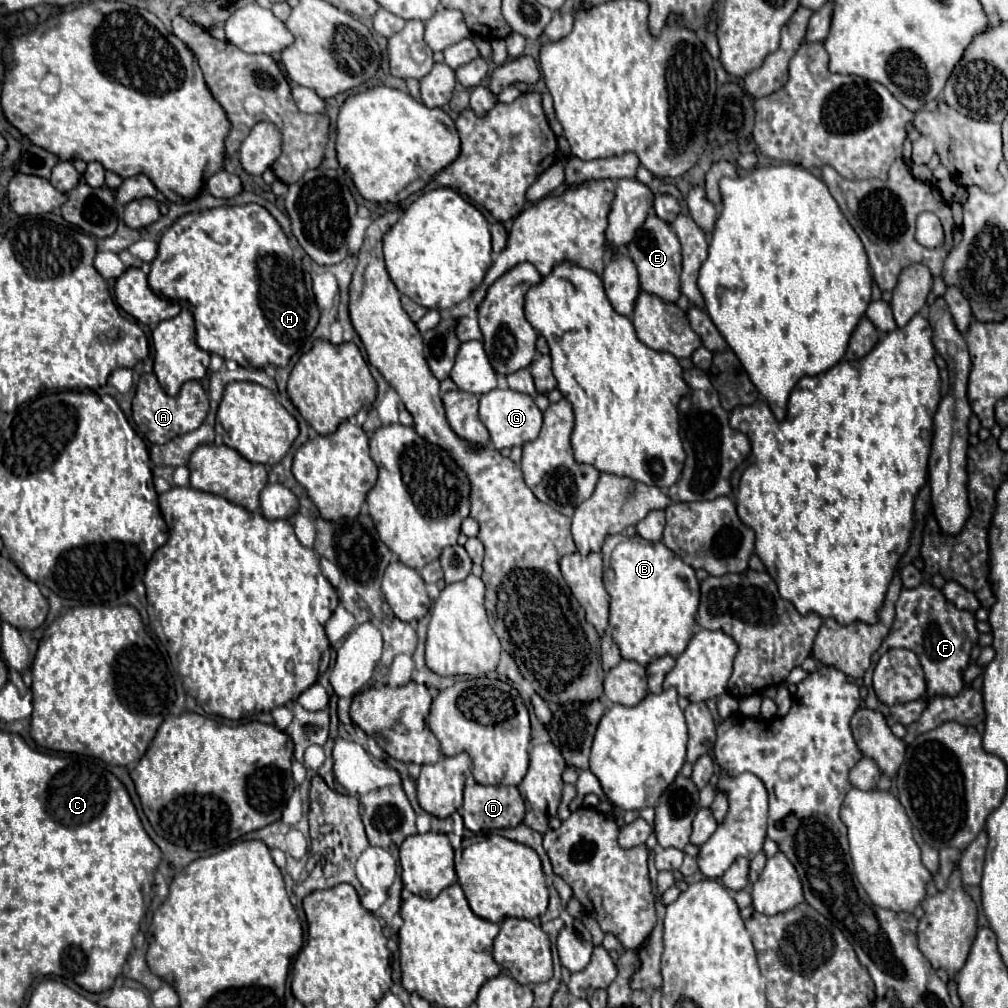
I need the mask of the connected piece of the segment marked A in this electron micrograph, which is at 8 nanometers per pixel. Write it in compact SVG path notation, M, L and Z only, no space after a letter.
M142 375L138 385L136 385L136 395L132 401L132 417L138 425L138 431L150 441L150 443L168 443L170 439L174 439L176 435L194 431L202 425L206 413L208 413L208 395L202 389L202 385L198 381L186 381L180 389L180 393L176 397L168 397L160 385L158 379L154 375Z

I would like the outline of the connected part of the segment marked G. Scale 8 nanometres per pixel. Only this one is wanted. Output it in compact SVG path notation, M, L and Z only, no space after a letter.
M492 389L480 397L480 421L486 425L492 445L496 449L504 449L534 441L542 427L542 411L526 393L518 393L512 389Z

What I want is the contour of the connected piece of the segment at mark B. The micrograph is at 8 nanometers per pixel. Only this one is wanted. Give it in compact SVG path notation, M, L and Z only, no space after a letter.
M624 533L608 535L602 545L602 555L604 555L604 585L610 595L608 623L610 623L612 639L616 641L622 657L636 661L640 665L648 665L664 655L678 657L686 649L688 641L696 631L694 619L696 619L698 601L700 601L700 585L696 581L694 569L686 565L662 541L652 543L642 539L640 535L634 535L634 537L628 537Z

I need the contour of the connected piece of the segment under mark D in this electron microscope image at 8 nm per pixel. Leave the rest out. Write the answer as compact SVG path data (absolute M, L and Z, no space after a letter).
M470 781L464 789L460 815L472 833L516 827L524 819L524 799L516 787L484 787Z

